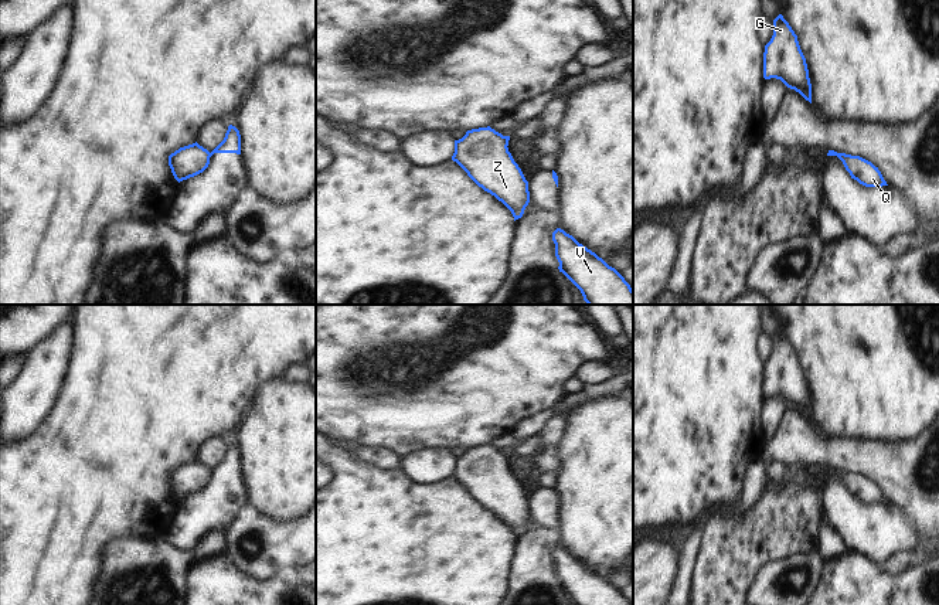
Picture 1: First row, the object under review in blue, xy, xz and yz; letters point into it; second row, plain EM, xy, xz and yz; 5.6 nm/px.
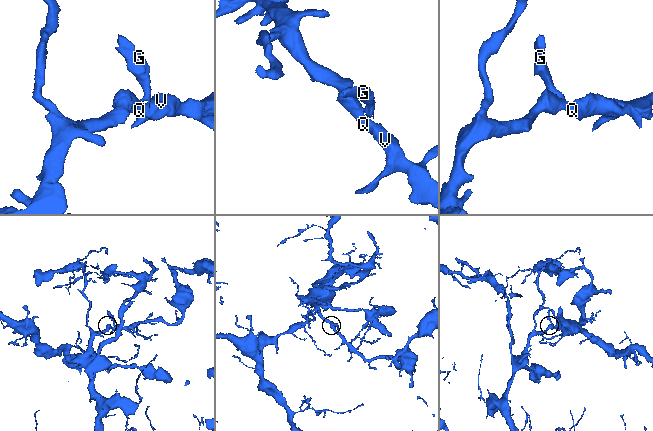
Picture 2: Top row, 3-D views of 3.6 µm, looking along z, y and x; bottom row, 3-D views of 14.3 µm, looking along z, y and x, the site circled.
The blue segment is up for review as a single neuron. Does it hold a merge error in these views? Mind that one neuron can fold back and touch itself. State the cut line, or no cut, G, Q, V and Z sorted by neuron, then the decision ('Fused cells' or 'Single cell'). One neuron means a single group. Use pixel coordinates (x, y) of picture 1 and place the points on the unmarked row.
Split along yz (836, 469), (829, 471). Groups: G / Q V Z. Fused cells.

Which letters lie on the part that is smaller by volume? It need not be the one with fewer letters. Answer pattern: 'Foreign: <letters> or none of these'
Foreign: G

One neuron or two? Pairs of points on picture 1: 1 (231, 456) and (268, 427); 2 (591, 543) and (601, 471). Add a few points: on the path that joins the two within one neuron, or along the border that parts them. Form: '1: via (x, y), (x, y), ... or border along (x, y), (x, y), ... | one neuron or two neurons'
1: border along (230, 441), (238, 448), (240, 473), (244, 482) | two neurons
2: via (601, 524), (601, 489) | one neuron

